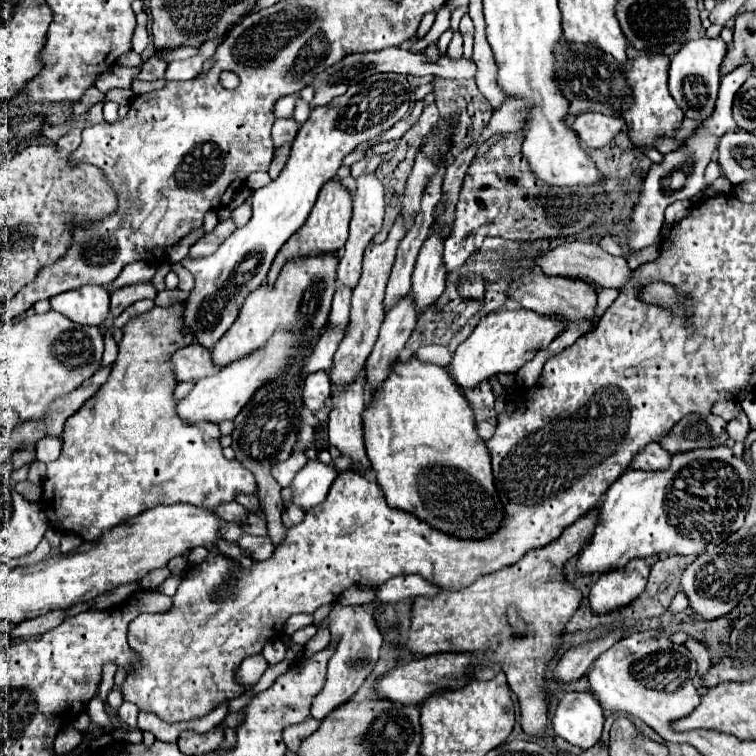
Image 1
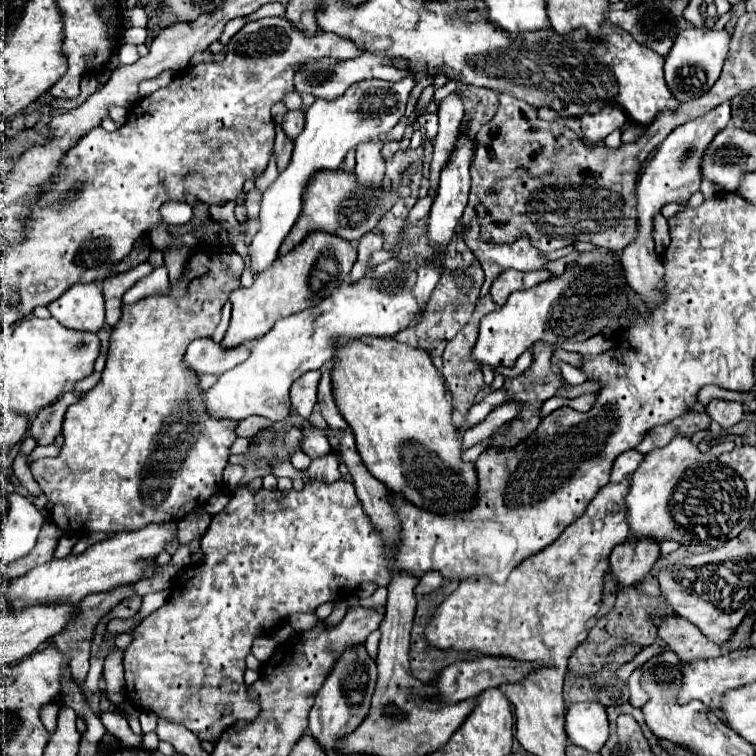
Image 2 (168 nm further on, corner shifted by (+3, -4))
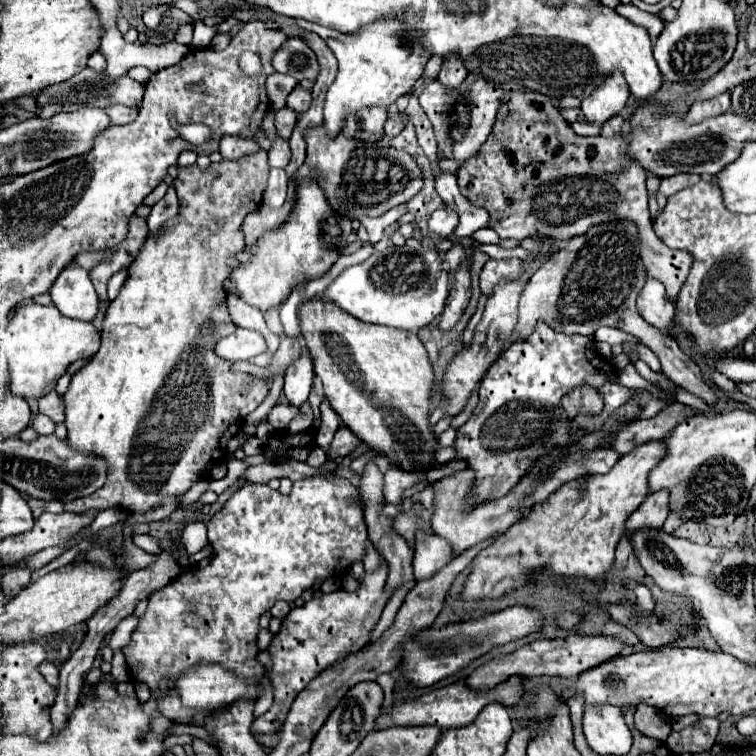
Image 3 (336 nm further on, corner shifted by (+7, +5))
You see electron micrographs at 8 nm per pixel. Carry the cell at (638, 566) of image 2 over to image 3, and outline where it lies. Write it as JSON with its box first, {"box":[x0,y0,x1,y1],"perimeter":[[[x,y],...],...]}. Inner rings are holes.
{"box":[625,494,667,538],"perimeter":[[[649,494],[643,504],[627,518],[625,522],[625,536],[631,538],[633,532],[649,528],[649,530],[661,530],[663,522],[667,520],[667,494]]]}

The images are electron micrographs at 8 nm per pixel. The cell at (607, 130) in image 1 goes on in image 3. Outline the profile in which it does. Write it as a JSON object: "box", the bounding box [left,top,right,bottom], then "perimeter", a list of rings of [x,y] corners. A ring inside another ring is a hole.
{"box":[581,74,629,124],"perimeter":[[[611,74],[603,86],[593,90],[583,102],[581,102],[581,112],[585,114],[587,122],[597,122],[605,124],[609,118],[619,114],[629,98],[627,82],[623,82],[621,74]]]}

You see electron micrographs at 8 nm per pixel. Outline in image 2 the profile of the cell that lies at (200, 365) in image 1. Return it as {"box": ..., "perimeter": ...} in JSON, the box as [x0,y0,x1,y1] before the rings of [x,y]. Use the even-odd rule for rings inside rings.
{"box":[185,339,253,375],"perimeter":[[[195,339],[185,353],[185,363],[197,375],[205,375],[205,373],[221,375],[223,371],[229,371],[239,363],[243,363],[251,353],[251,347],[253,343],[245,343],[243,347],[229,349],[215,343],[213,339]]]}

